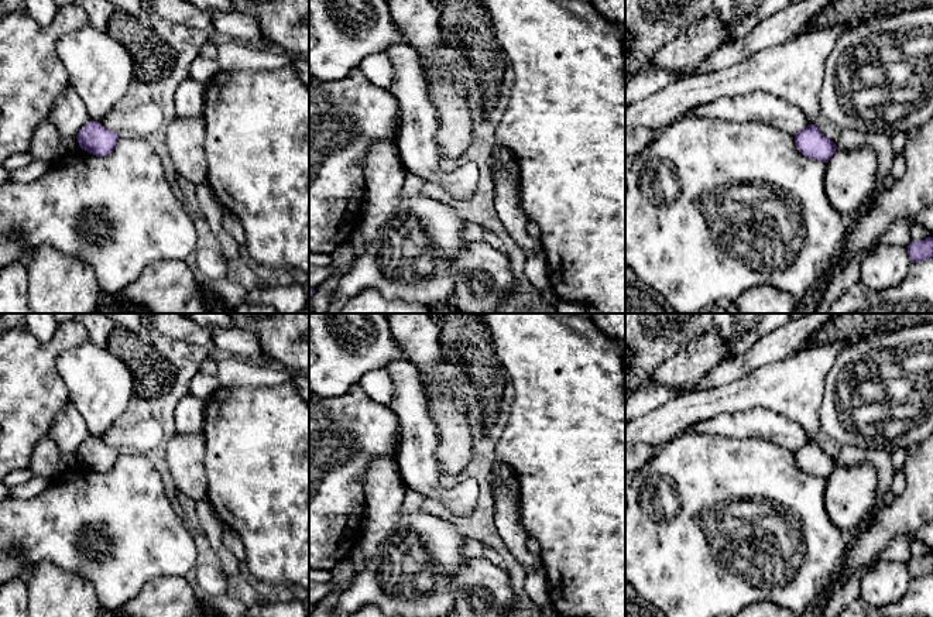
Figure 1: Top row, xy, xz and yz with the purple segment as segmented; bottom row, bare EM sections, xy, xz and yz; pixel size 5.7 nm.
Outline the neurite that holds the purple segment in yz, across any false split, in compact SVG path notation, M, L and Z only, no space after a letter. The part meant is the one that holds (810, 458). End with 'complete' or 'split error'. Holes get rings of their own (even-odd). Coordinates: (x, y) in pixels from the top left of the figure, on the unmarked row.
M809 441L795 452L795 459L805 473L829 479L837 466L836 460L826 453L819 443Z; complete

